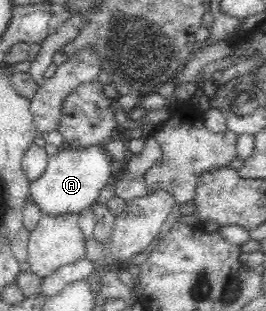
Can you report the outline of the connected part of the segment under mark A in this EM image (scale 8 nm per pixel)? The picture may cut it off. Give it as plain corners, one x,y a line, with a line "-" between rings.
102,143
88,147
63,146
58,153
49,156
44,173
36,181
31,181
30,195
44,215
79,214
82,210
88,210
88,207
98,199
104,186
114,180
115,169
116,165
106,154
106,148

